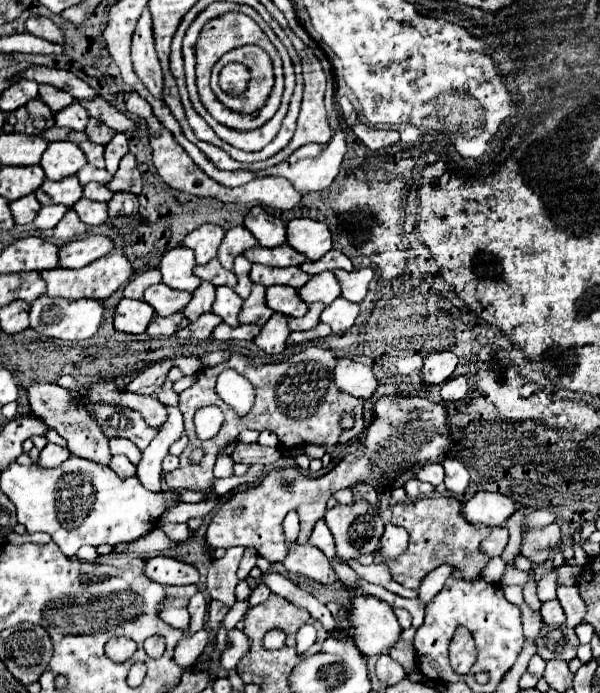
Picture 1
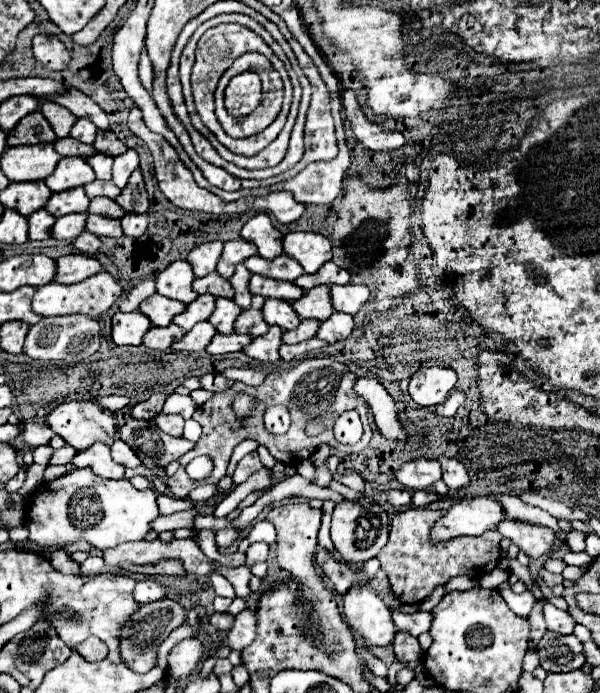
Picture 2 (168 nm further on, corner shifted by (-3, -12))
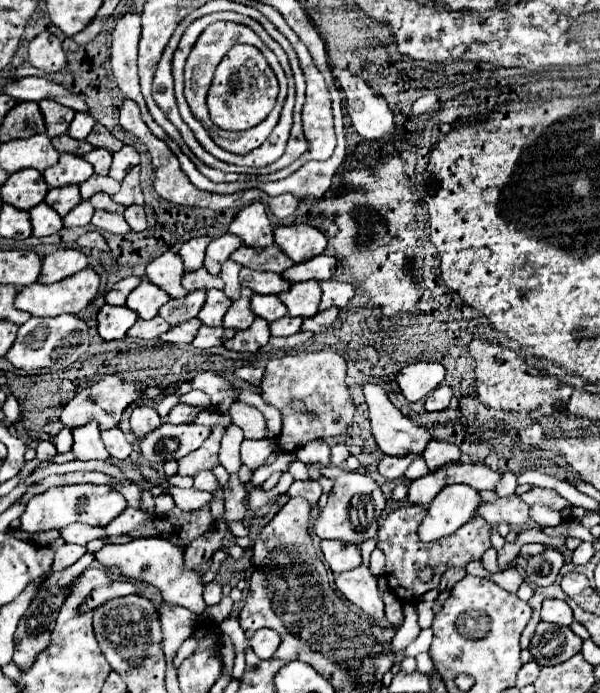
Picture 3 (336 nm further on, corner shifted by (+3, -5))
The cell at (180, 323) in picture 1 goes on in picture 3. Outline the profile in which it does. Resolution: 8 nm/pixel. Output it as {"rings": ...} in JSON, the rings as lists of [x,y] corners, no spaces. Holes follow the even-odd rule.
{"rings":[[[157,315],[153,319],[149,319],[149,321],[137,319],[137,323],[129,329],[127,335],[129,337],[139,337],[139,339],[157,339],[161,333],[165,333],[169,329],[171,329],[171,325],[161,315]]]}

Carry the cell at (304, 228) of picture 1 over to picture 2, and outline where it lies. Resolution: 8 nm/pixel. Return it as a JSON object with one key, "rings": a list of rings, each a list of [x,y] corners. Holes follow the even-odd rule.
{"rings":[[[291,232],[283,240],[287,256],[295,258],[305,272],[313,274],[331,260],[331,242],[317,232]]]}

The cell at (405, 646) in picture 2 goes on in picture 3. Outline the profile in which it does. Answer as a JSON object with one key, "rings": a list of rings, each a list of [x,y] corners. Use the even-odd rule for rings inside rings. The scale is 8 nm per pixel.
{"rings":[[[385,591],[383,593],[383,601],[385,601],[385,617],[389,621],[391,627],[401,627],[403,623],[403,611],[401,611],[401,601],[391,593],[391,591]]]}

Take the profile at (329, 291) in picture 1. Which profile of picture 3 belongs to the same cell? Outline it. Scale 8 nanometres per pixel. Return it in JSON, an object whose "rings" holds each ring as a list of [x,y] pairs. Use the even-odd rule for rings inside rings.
{"rings":[[[315,279],[293,283],[287,293],[281,293],[279,299],[289,309],[289,317],[313,317],[319,311],[321,287]]]}

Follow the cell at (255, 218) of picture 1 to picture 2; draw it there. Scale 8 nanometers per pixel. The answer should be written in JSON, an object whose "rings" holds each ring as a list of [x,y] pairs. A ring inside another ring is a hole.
{"rings":[[[267,214],[253,216],[241,230],[241,238],[247,242],[253,242],[259,250],[259,256],[273,260],[275,256],[283,254],[283,234],[271,224]]]}

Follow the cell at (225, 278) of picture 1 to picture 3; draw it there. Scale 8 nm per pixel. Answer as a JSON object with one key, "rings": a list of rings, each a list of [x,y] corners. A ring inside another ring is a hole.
{"rings":[[[205,267],[183,275],[183,287],[187,291],[193,291],[193,289],[223,289],[223,285],[225,283],[221,281],[221,277],[219,275],[209,275]]]}

